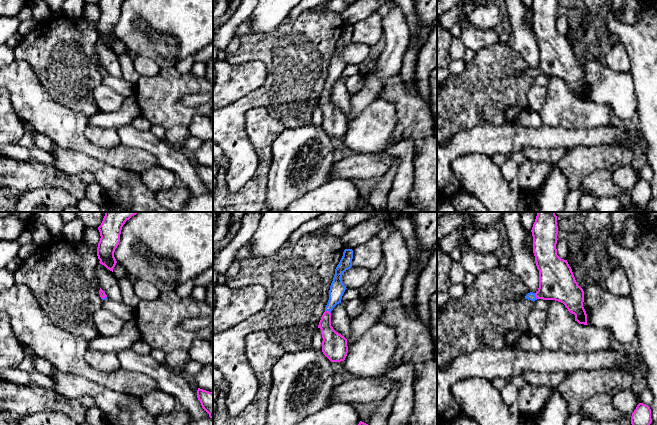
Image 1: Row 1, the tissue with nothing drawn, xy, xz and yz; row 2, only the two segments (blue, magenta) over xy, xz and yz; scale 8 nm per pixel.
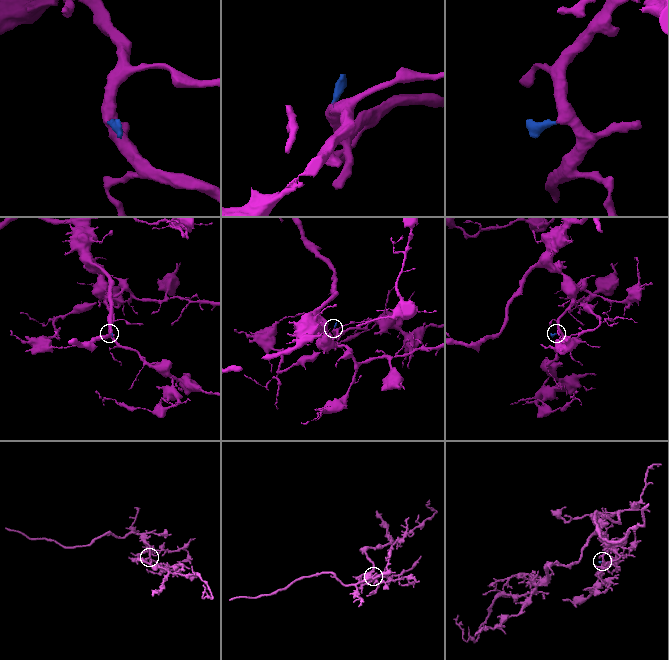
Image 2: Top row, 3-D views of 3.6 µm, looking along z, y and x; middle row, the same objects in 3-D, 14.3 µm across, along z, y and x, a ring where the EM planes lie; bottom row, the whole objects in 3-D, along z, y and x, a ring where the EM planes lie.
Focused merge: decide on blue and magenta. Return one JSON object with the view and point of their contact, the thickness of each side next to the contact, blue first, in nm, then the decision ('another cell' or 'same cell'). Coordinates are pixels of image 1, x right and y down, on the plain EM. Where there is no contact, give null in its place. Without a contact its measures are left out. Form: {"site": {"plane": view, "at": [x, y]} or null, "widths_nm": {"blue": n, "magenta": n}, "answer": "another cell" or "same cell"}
{"site": {"plane": "xz", "at": [328, 86]}, "widths_nm": {"blue": 120, "magenta": 150}, "answer": "same cell"}

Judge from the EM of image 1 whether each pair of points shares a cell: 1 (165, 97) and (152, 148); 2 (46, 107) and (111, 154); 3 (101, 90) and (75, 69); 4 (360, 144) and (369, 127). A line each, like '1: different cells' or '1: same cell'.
1: different cells
2: same cell
3: different cells
4: same cell

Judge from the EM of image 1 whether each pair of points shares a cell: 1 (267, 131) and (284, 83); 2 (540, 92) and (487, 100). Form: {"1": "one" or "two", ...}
{"1": "two", "2": "two"}

